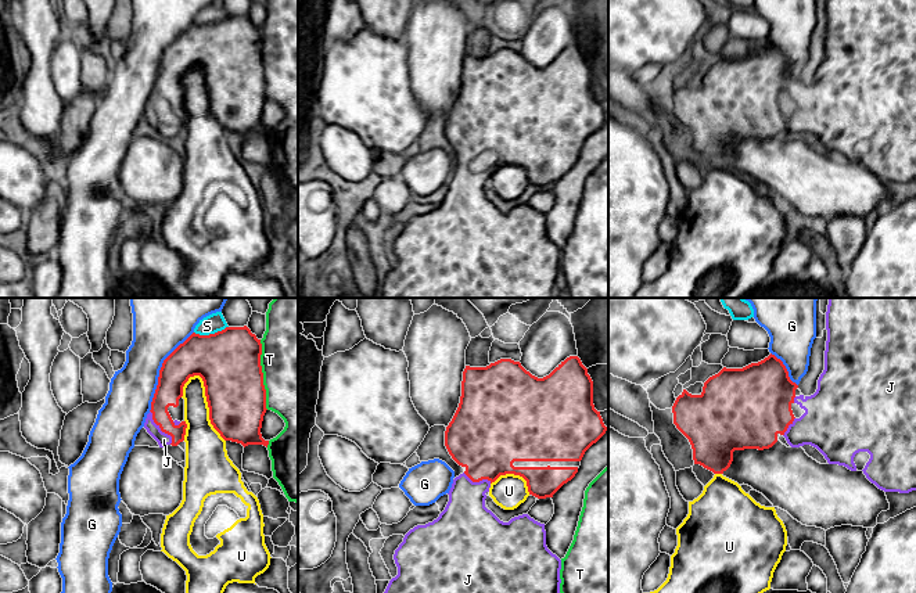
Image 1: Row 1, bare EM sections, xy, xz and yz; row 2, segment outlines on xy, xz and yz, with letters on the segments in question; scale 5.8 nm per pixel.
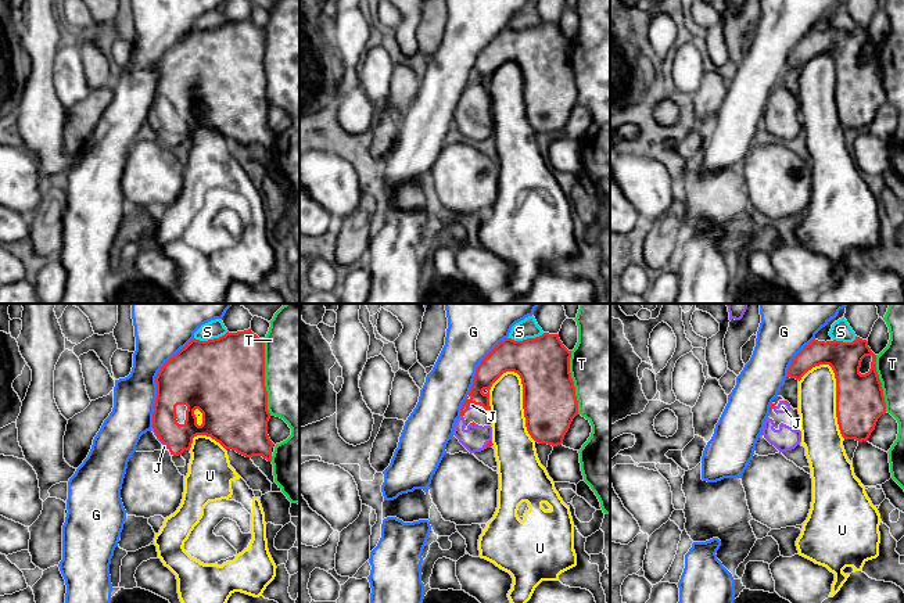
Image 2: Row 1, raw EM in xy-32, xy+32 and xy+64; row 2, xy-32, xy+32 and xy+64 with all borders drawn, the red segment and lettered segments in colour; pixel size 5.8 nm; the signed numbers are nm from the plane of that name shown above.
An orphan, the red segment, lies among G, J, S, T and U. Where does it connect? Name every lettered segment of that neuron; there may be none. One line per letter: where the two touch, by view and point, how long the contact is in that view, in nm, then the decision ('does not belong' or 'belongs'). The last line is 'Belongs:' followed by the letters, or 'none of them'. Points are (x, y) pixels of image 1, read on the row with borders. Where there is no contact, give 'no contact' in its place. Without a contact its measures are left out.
G: contact xy (160, 372); length 550 nm; does not belong
J: contact xy (160, 427); length 240 nm; belongs
S: contact xy (211, 334); length 200 nm; does not belong
T: contact xy (262, 374); length 420 nm; does not belong
U: contact xy (208, 405); length 440 nm; does not belong
Belongs: J

